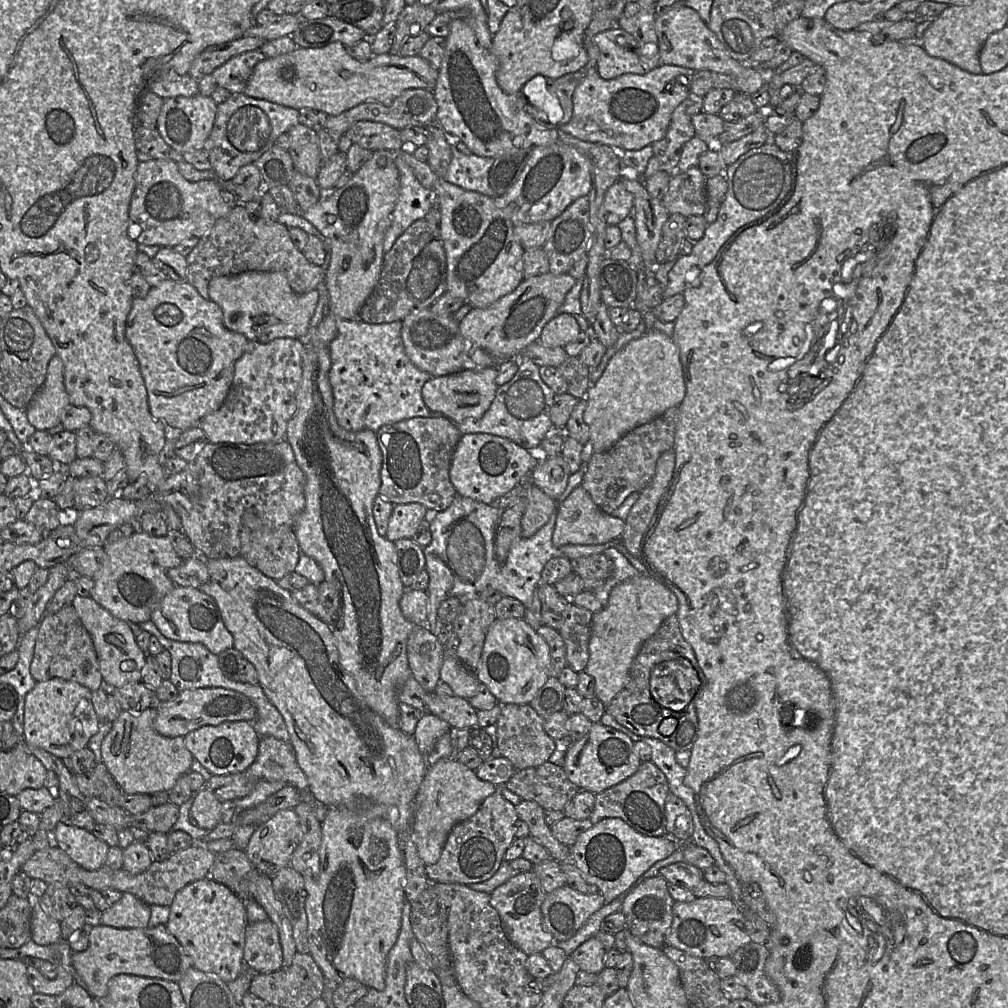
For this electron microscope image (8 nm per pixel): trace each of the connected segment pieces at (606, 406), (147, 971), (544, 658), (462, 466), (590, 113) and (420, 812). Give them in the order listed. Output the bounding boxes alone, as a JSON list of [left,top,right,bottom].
[[583,311,686,453],[71,924,193,1000],[475,618,549,704],[449,433,538,504],[560,65,696,152],[412,757,497,864]]

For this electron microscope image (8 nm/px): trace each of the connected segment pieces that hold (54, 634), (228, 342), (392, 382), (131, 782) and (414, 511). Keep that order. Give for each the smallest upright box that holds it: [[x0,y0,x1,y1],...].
[[30,605,105,691],[125,279,248,432],[329,319,443,431],[101,705,194,794],[386,503,427,542]]

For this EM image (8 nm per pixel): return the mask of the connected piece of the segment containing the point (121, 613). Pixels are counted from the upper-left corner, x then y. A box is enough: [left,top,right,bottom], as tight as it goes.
[90,531,183,623]

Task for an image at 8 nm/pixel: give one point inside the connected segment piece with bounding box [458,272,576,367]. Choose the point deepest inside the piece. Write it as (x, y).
(503, 329)

